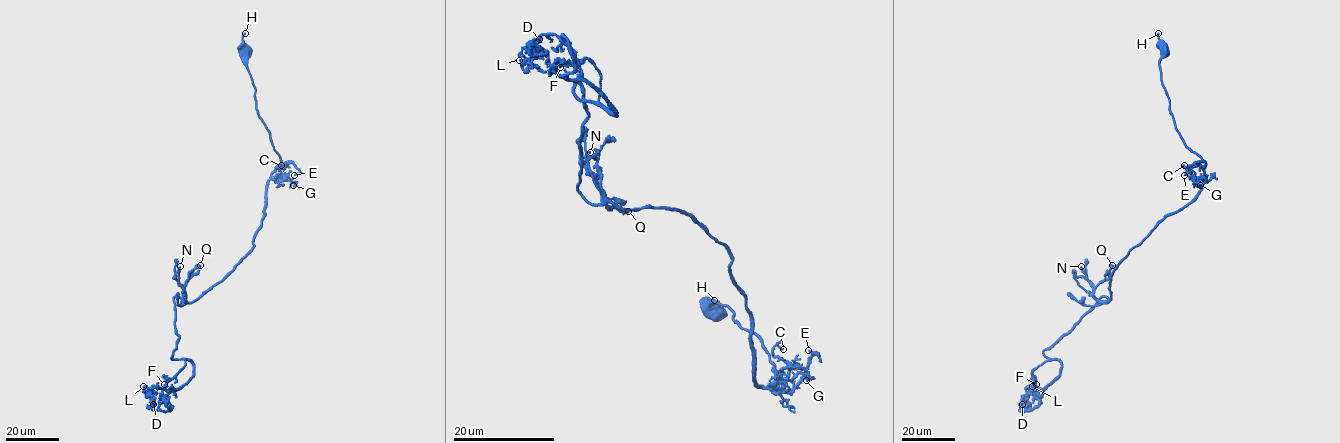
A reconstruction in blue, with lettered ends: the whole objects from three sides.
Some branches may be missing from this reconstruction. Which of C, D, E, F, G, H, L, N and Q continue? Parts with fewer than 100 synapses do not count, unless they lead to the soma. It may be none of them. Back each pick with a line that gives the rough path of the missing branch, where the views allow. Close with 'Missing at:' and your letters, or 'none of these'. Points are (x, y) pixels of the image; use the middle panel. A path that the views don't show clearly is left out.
Missing at: none of these

